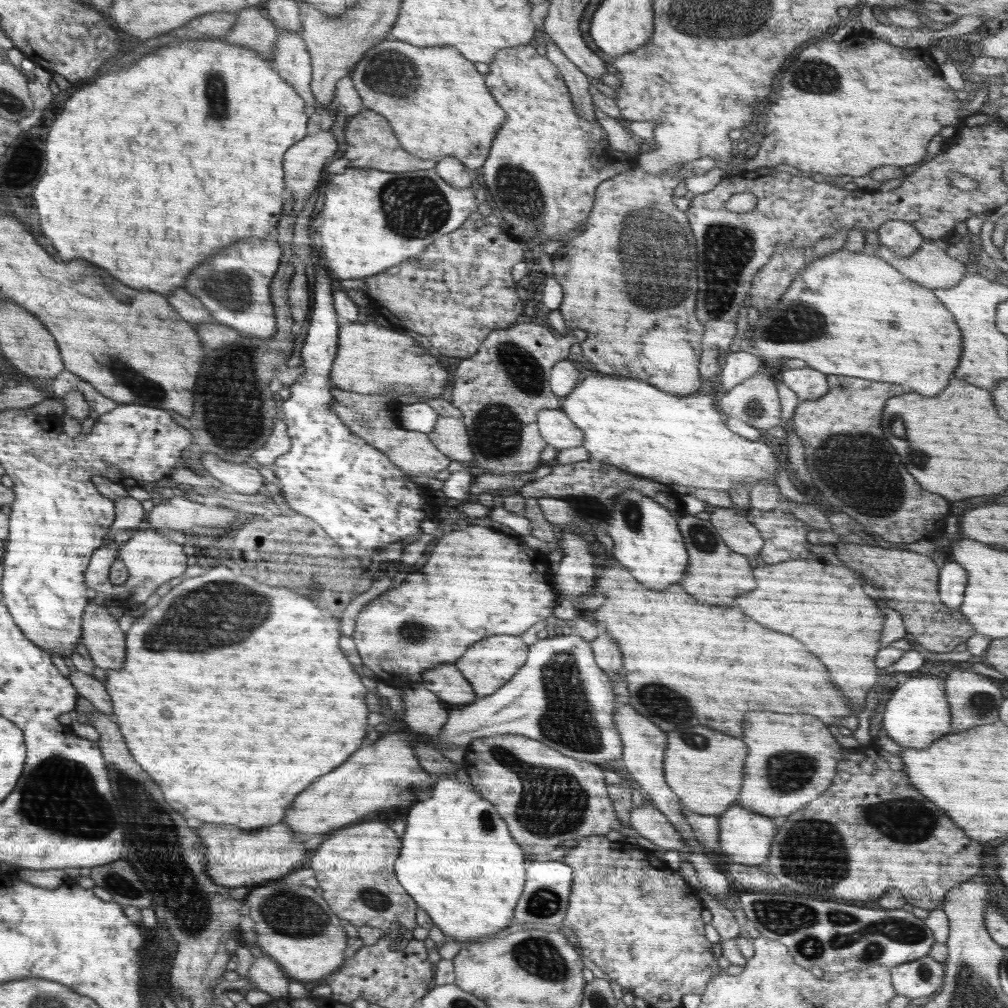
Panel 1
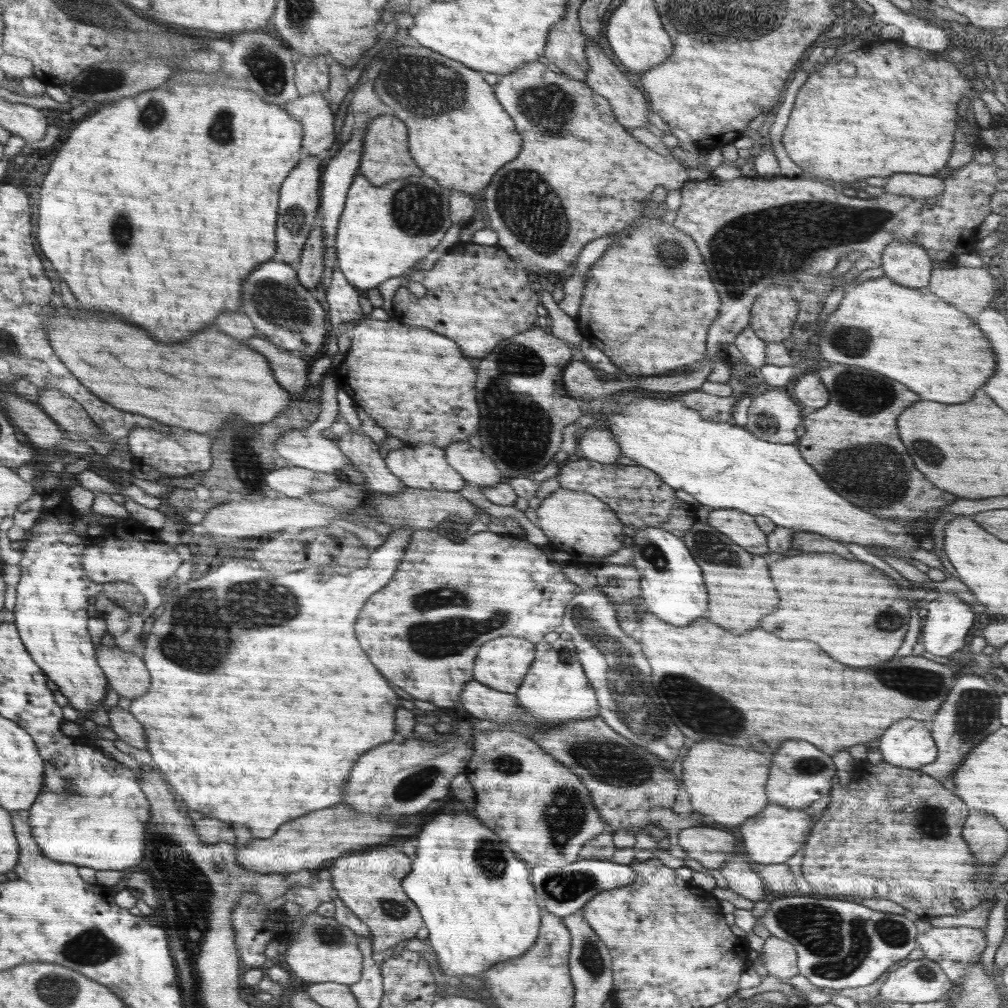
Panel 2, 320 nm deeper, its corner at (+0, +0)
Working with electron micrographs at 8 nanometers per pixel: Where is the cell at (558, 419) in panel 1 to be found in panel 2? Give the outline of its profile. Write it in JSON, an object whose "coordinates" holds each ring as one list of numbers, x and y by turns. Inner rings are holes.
{"coordinates":[[587,428,577,437,578,450,584,459,602,464,614,464,620,458,621,448,606,428]]}

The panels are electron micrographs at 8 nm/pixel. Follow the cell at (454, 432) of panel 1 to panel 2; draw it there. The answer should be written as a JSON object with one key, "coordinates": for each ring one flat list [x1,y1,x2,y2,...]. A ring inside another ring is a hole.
{"coordinates":[[468,441,451,442,444,448,447,463,468,484,478,487,494,487,505,481,503,474,480,449]]}

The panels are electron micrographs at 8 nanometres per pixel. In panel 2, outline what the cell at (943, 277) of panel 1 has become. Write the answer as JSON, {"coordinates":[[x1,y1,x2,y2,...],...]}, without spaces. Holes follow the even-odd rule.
{"coordinates":[[986,267,933,269,926,292,976,318,996,297,998,286]]}

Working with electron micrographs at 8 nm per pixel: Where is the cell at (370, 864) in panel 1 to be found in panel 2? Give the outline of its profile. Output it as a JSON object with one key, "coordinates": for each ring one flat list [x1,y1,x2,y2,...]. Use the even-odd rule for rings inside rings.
{"coordinates":[[394,848,382,850,355,851,356,854,338,858,332,868,332,884,337,896,356,916,368,925,373,935,372,948,375,957,381,958,400,944,416,936,416,932,423,926,419,908,404,894,402,880,412,870,412,860,396,852]]}

